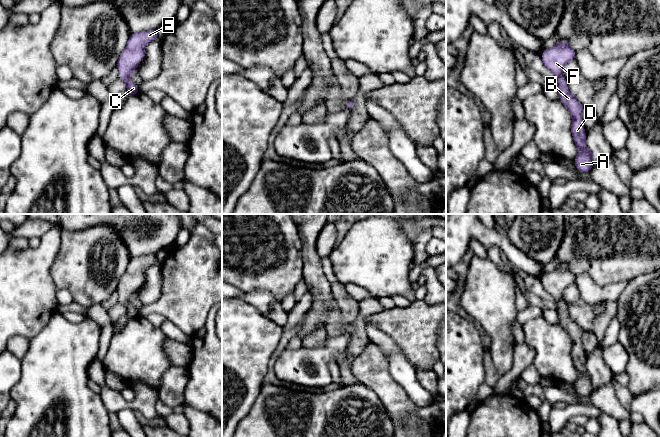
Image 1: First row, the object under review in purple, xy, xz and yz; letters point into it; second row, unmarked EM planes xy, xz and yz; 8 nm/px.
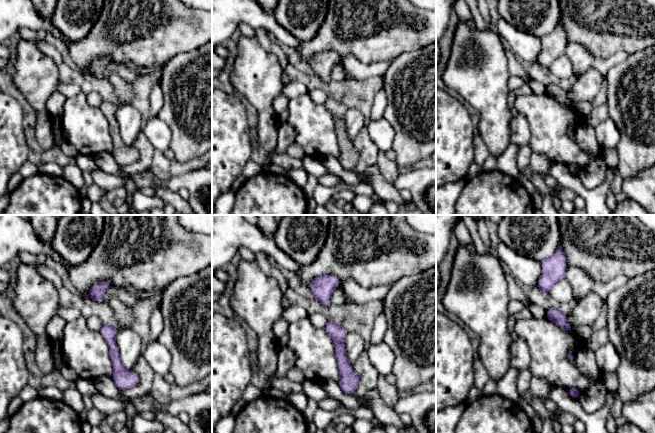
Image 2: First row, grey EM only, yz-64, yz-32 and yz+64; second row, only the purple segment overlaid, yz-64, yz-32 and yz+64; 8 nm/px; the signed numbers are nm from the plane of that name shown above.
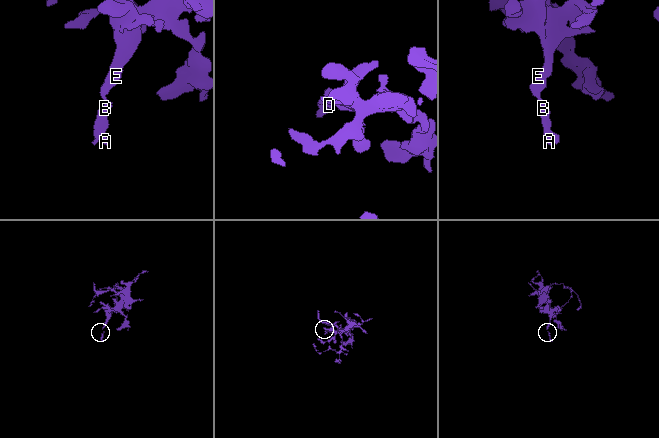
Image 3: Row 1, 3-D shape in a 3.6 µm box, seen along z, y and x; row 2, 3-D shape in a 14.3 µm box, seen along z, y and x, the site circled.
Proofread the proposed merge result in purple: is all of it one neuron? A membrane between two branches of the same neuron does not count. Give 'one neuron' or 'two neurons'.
one neuron

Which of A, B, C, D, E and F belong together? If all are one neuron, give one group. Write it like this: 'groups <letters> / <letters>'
groups A B C D E F

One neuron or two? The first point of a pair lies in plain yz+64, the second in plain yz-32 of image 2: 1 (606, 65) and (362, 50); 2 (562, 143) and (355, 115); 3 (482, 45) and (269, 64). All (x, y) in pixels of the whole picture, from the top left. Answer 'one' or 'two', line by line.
1: two
2: two
3: one

